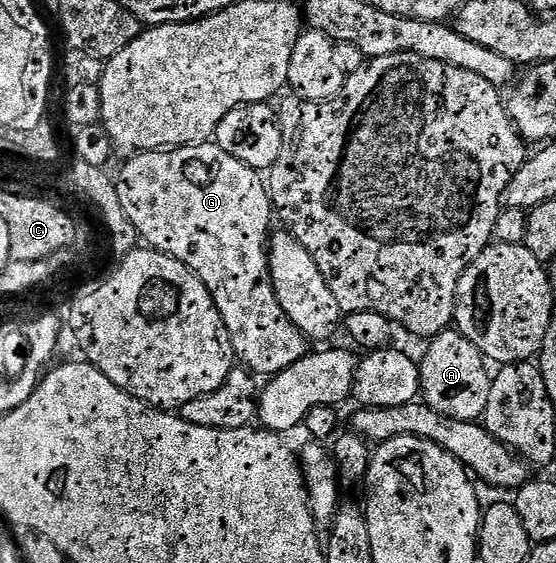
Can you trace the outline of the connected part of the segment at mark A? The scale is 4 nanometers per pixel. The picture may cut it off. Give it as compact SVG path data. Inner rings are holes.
M446 330L428 341L425 357L420 357L420 395L430 408L450 420L480 421L487 410L487 398L491 394L490 365L481 351L462 332ZM489 367L489 368L488 368ZM426 396L426 397L425 397Z

